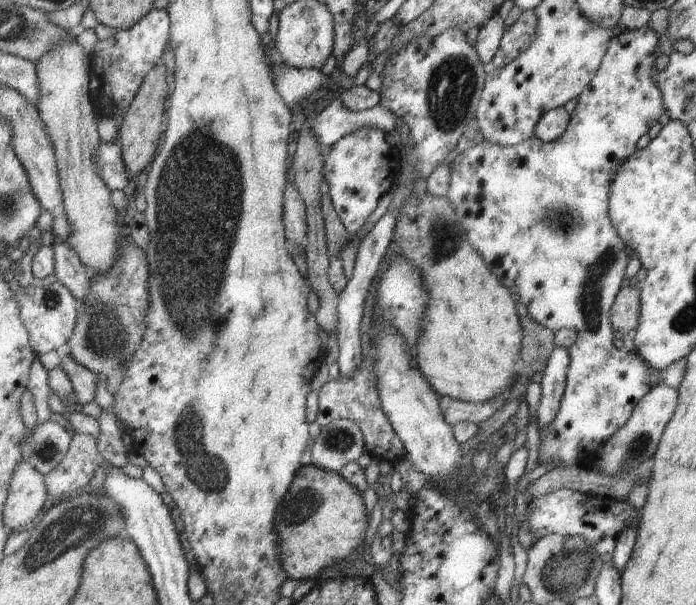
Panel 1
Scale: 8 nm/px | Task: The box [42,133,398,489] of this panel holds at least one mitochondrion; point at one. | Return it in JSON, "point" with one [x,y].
{"point":[105,333]}

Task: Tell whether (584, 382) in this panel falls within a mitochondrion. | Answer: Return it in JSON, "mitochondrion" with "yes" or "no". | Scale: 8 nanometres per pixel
{"mitochondrion":"no"}

